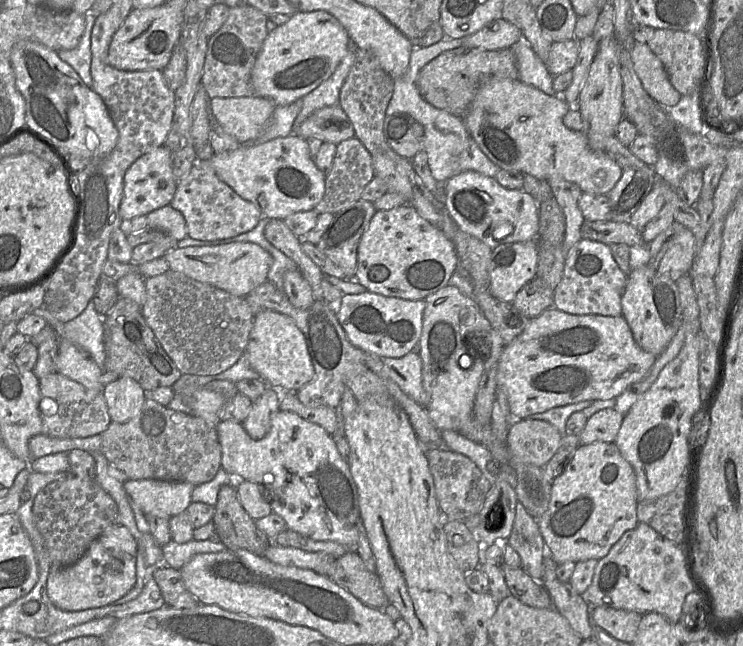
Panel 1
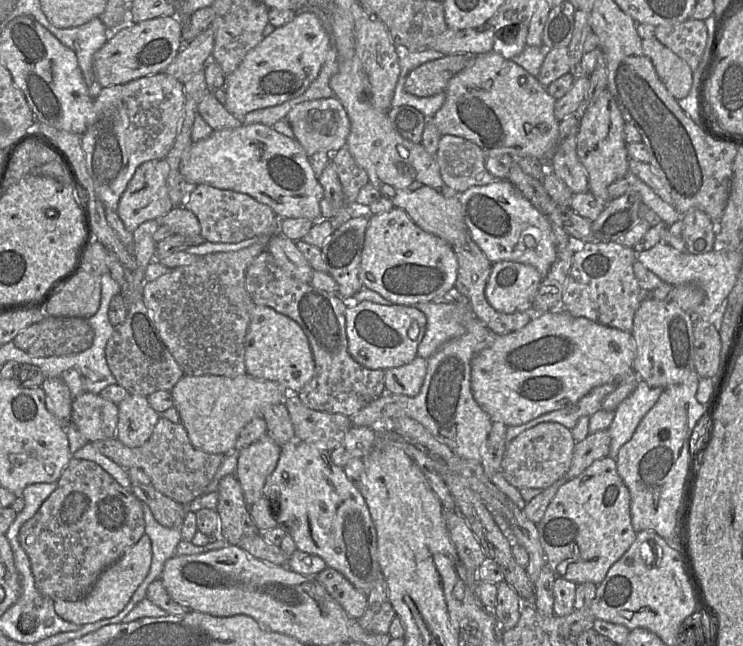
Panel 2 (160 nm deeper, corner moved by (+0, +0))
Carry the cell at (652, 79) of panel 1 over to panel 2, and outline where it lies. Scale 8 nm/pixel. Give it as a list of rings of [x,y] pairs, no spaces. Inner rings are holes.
[[[655,36],[643,39],[642,49],[671,95],[677,100],[685,98],[692,85],[693,71],[690,66]]]

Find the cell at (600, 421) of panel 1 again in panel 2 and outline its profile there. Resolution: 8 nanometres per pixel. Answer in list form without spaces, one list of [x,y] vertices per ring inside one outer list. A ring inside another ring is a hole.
[[[608,430],[597,431],[589,434],[584,440],[576,442],[565,479],[576,478],[594,461],[608,456],[610,443]]]

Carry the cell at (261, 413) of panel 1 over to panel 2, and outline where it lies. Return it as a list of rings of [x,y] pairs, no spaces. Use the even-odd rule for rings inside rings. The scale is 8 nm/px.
[[[268,434],[239,452],[236,476],[248,510],[264,497],[263,487],[277,466],[280,452],[281,447]]]

